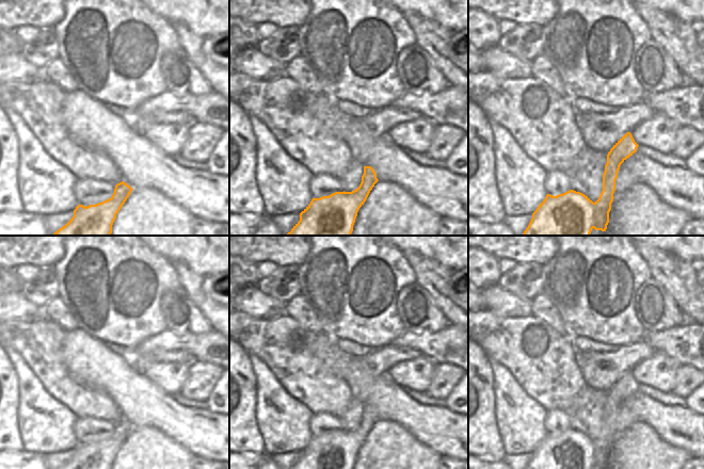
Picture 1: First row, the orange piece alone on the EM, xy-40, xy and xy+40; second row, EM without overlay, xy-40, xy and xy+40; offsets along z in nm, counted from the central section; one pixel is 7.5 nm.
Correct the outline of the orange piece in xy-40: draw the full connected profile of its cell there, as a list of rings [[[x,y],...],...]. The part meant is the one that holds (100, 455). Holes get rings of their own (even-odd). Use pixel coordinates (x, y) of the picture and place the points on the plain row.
[[[124,420],[117,422],[111,437],[90,443],[78,443],[74,455],[59,469],[112,469],[116,453],[133,427]]]

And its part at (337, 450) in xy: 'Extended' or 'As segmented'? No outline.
As segmented

